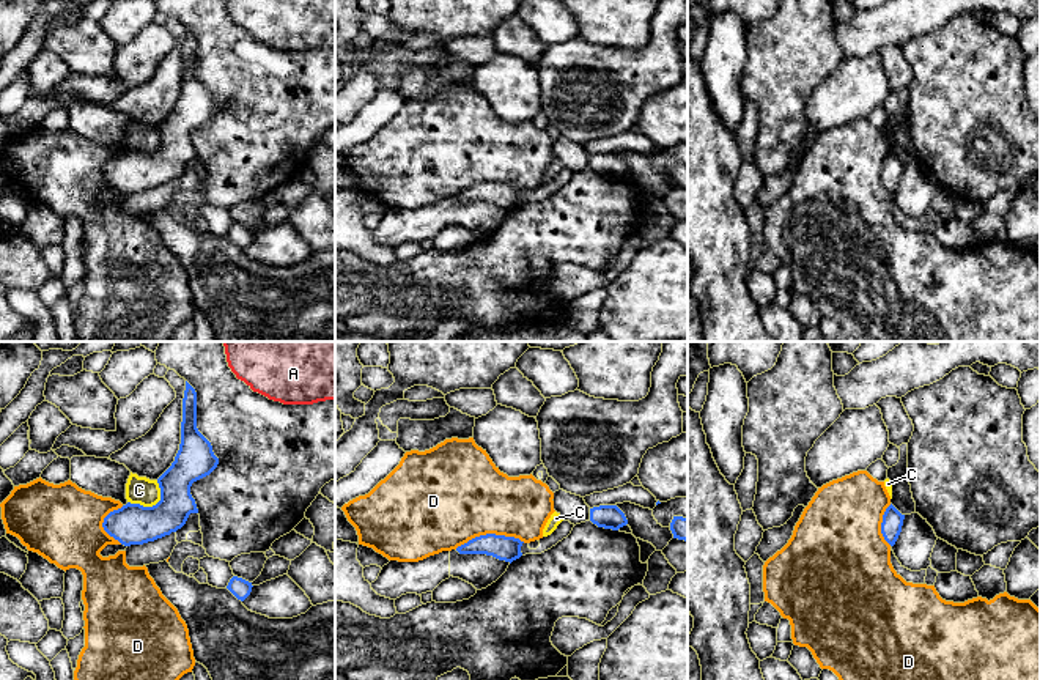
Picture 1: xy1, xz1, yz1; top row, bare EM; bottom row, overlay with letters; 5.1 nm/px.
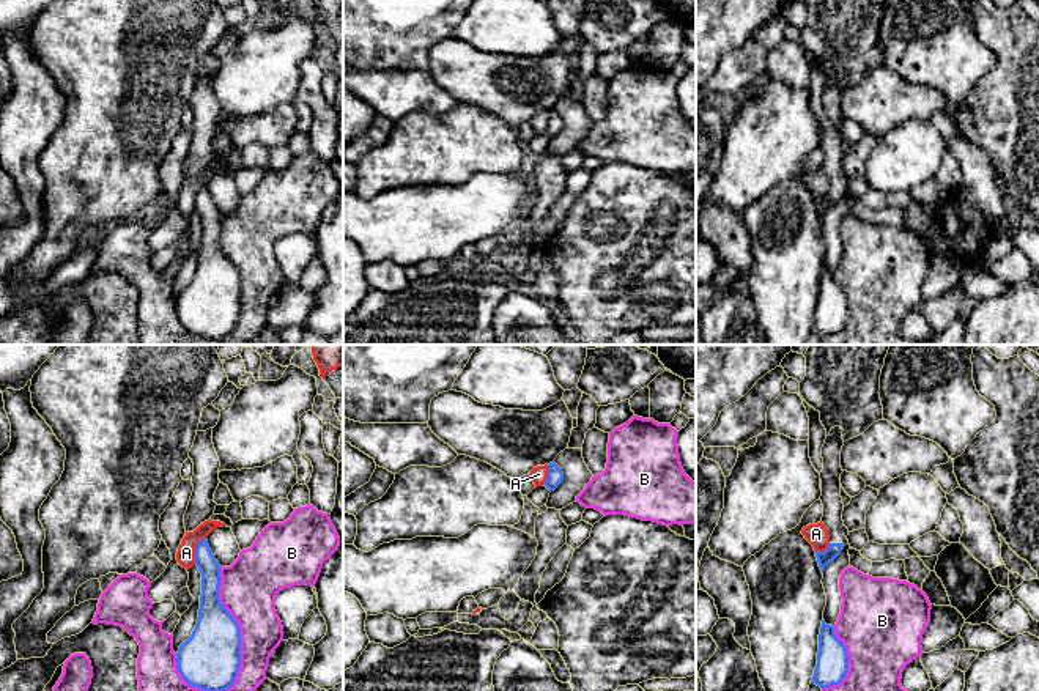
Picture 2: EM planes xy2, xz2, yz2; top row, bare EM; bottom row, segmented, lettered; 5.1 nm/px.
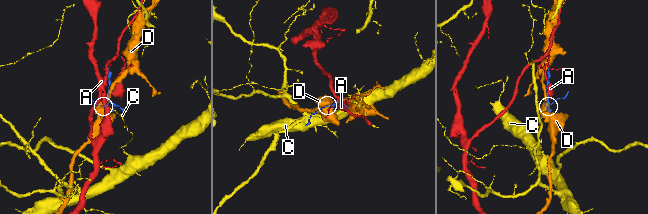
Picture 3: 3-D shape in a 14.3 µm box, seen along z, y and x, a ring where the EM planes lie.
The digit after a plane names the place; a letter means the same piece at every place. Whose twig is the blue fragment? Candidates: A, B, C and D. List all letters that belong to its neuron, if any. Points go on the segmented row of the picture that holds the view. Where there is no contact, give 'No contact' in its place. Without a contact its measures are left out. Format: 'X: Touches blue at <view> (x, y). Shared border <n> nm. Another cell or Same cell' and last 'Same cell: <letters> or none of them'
A: Touches blue at xy2 (195, 550). Shared border 160 nm. Another cell
B: Touches blue at xy2 (238, 628). Shared border 650 nm. Another cell
C: Touches blue at xy1 (153, 506). Shared border 200 nm. Another cell
D: Touches blue at xz1 (490, 534). Shared border 360 nm. Same cell
Same cell: D

